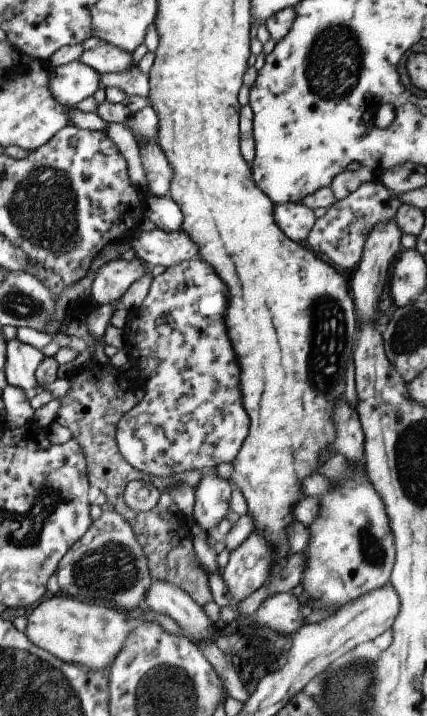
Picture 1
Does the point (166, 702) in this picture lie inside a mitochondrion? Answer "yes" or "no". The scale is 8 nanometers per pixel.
yes

